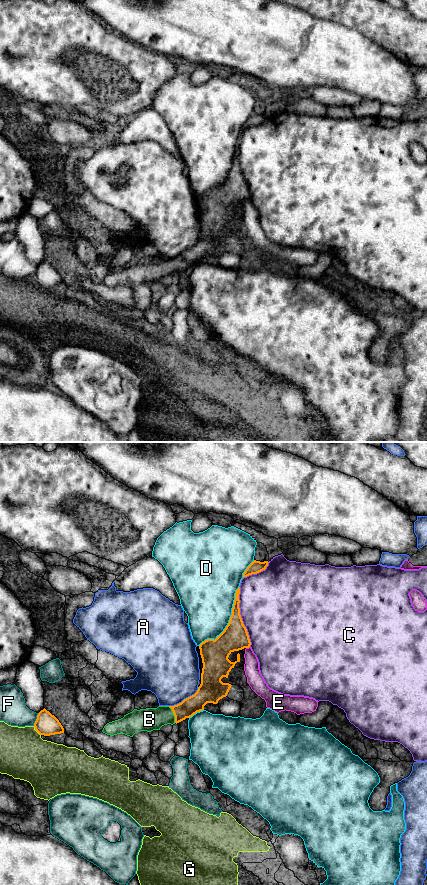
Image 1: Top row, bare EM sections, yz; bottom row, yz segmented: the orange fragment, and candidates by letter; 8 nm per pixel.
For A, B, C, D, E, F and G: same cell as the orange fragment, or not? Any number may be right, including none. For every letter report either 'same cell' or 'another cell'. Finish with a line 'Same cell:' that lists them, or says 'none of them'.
A: another cell
B: same cell
C: another cell
D: another cell
E: another cell
F: another cell
G: another cell
Same cell: B

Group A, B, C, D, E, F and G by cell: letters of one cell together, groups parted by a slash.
A / B / C / D / E / F / G

